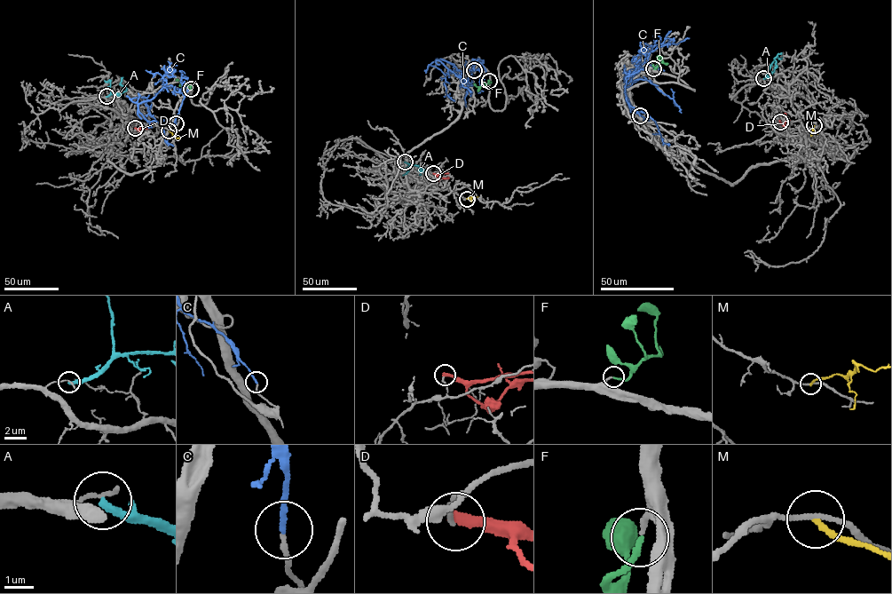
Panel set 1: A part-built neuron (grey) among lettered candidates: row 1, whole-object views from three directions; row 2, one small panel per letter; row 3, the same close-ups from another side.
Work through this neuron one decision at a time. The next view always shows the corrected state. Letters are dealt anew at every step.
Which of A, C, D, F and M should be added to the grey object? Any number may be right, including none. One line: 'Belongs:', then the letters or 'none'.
Belongs: F

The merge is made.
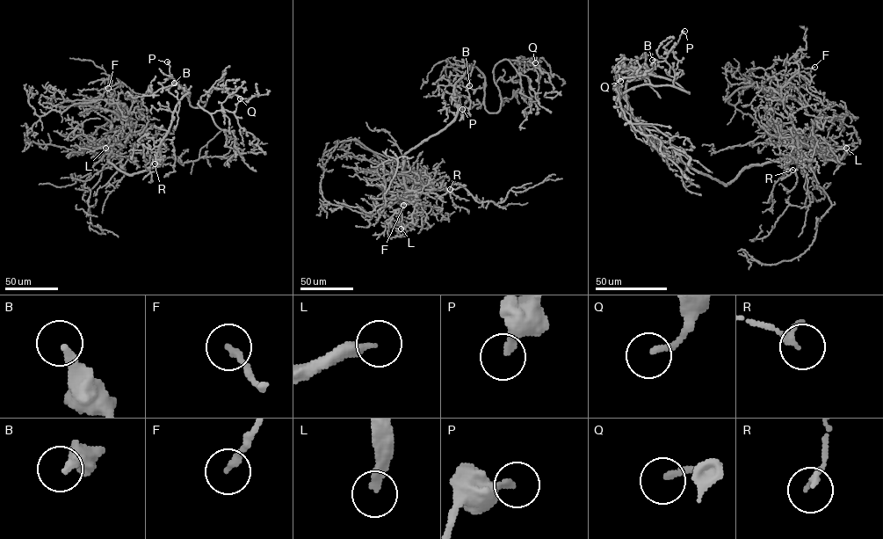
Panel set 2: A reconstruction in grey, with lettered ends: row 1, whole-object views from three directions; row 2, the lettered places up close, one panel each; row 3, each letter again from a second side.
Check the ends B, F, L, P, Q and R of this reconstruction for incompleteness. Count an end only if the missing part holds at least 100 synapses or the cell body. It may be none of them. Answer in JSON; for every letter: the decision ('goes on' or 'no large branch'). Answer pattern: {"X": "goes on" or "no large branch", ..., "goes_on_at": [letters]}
{"B": "no large branch", "F": "no large branch", "L": "goes on", "P": "no large branch", "Q": "no large branch", "R": "no large branch", "goes_on_at": ["L"]}

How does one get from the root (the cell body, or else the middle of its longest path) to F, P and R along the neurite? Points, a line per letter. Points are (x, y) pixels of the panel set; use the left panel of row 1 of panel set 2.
F: (162, 158), (155, 166), (133, 174), (123, 172), (107, 160), (133, 98), (124, 84), (108, 88)
P: (162, 158), (159, 145), (170, 127), (175, 106), (182, 97), (190, 93), (188, 98), (170, 74), (167, 61)
R: (162, 158), (155, 166), (126, 174), (107, 158), (111, 152), (122, 156), (141, 153), (164, 159), (155, 163)

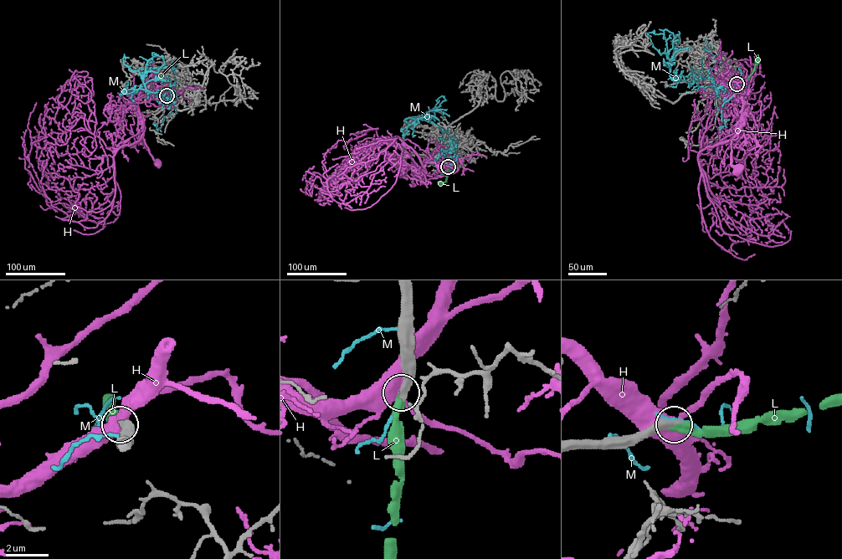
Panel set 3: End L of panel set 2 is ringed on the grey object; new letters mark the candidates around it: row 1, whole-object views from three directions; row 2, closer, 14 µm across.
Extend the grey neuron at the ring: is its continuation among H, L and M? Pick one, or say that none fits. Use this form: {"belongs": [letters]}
{"belongs": ["L"]}

